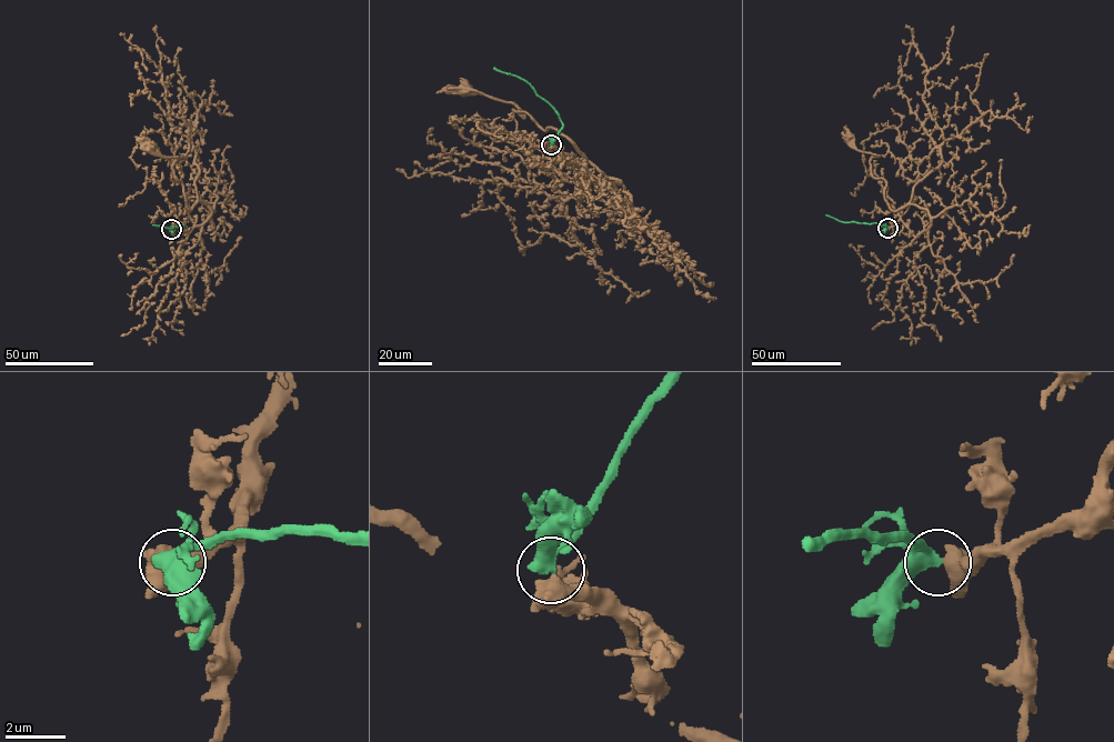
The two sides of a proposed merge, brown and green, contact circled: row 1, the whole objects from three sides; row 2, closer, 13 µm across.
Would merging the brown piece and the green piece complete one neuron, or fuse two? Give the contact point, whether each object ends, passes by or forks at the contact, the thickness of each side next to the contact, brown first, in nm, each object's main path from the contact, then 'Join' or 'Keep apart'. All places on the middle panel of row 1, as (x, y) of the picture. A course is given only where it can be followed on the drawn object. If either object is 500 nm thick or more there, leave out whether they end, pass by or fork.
Place: (551, 144). At the ring brown forks. At the ring green passes by. Thickness 380 nm (brown) against 440 nm. Course of brown: (552, 144), (601, 182), (619, 182), (553, 128), (543, 129), (511, 102), (464, 89). Course of green: (551, 144), (562, 126), (558, 112), (528, 82), (493, 68). Keep apart

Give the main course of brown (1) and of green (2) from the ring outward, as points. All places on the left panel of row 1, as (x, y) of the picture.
1: (171, 229), (178, 220), (189, 233), (210, 210), (199, 201), (189, 210), (172, 168), (178, 157), (150, 147)
2: (170, 229), (183, 224), (170, 228), (152, 224)

